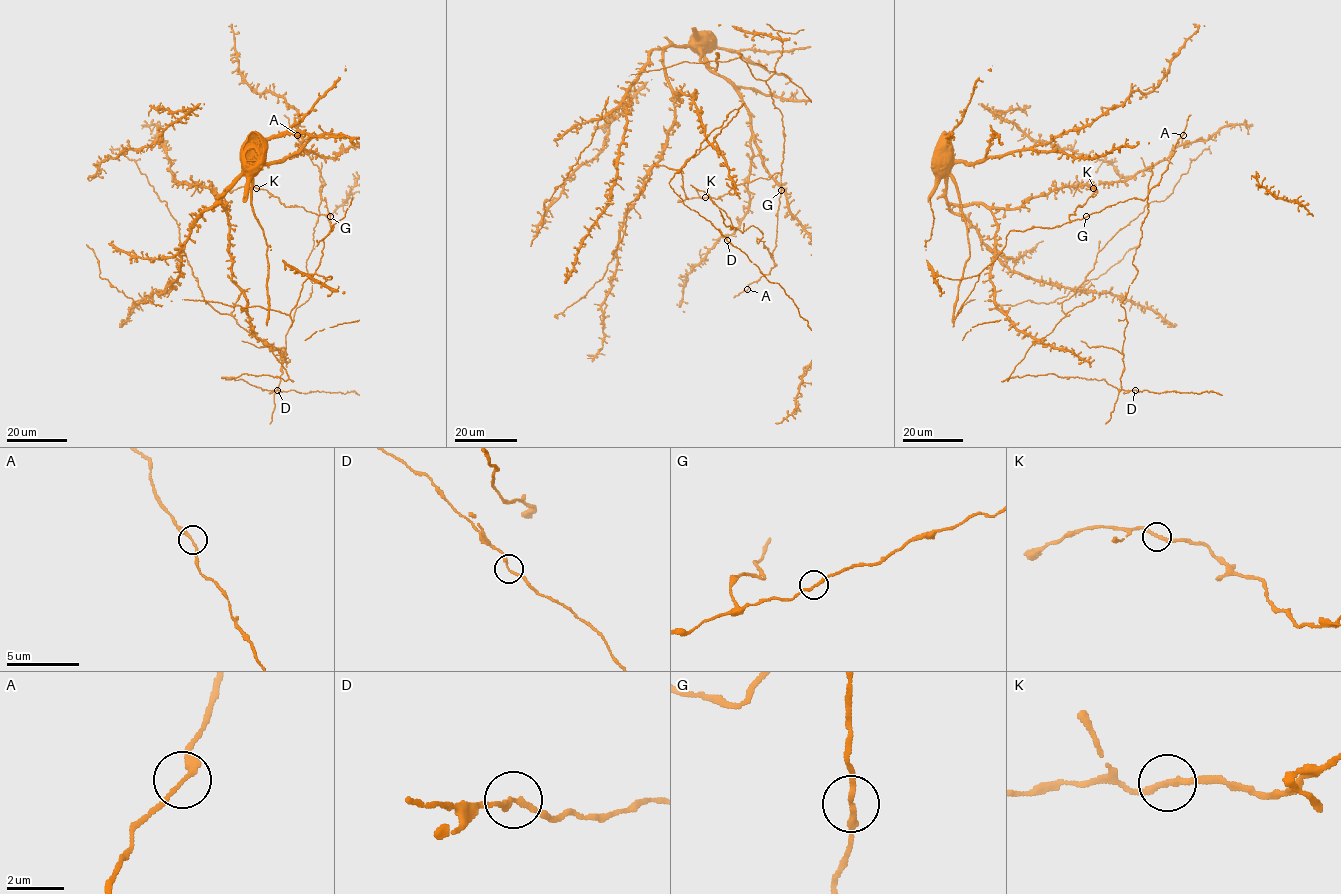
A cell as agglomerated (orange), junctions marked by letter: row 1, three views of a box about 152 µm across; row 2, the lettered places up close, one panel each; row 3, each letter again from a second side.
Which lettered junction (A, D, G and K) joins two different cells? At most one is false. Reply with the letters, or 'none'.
none

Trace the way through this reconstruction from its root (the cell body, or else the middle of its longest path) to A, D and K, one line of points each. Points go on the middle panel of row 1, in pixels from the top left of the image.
A: (697, 42), (693, 51), (716, 70), (718, 56), (743, 60), (782, 115), (774, 265), (747, 290)
D: (697, 42), (665, 49), (669, 87), (695, 96), (710, 143), (738, 112), (669, 185), (727, 241)
K: (697, 42), (707, 66), (716, 70), (718, 56), (739, 57), (765, 81), (784, 139), (780, 173), (705, 197)

